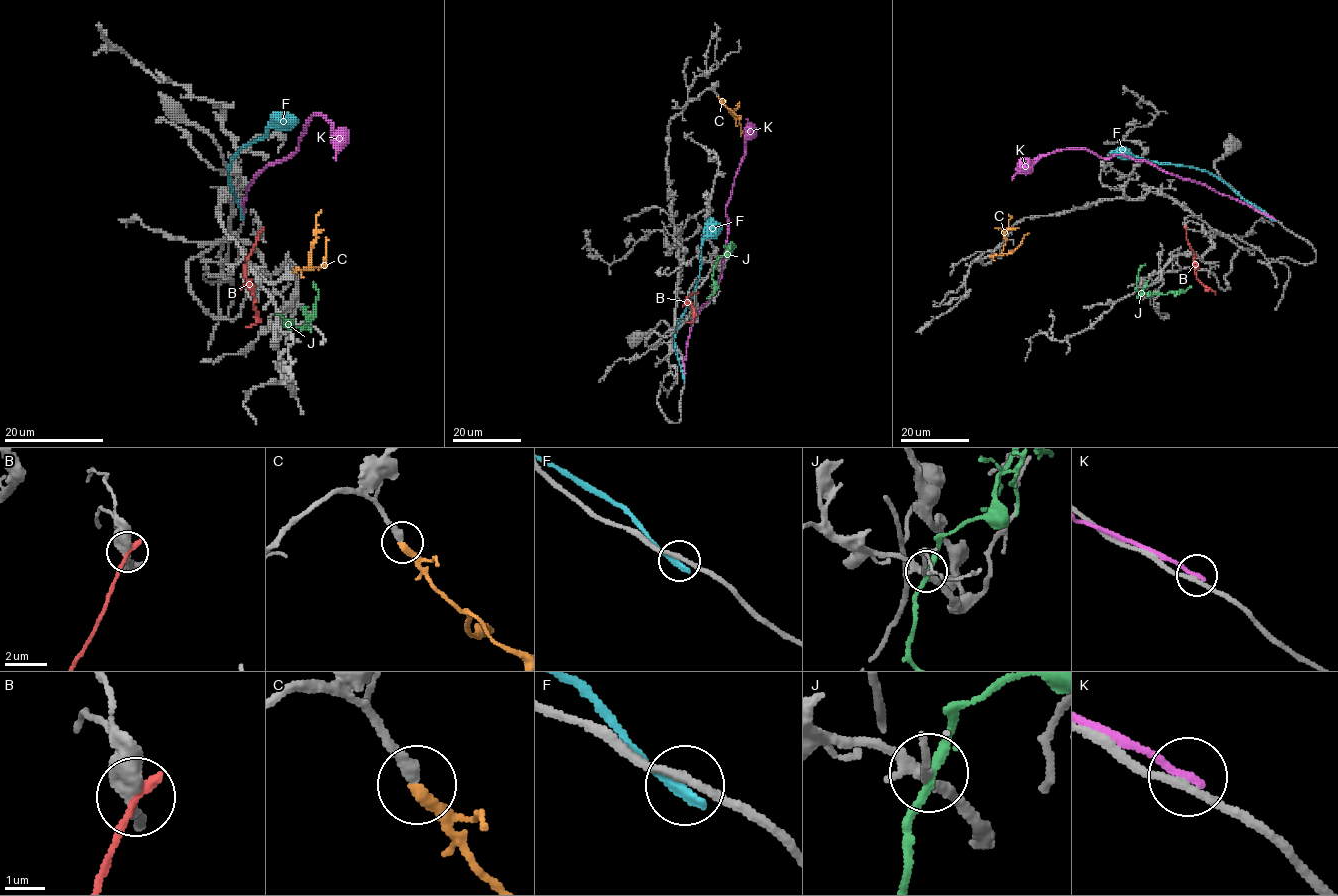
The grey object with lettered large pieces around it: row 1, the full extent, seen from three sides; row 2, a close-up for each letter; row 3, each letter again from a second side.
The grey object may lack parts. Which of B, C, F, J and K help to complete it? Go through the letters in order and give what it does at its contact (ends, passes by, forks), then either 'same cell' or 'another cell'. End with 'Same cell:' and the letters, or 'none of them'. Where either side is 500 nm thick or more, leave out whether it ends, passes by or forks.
B: it ends | another cell
C: it ends | same cell
F: it ends | another cell
J: it forks | another cell
K: it ends | another cell
Same cell: C

